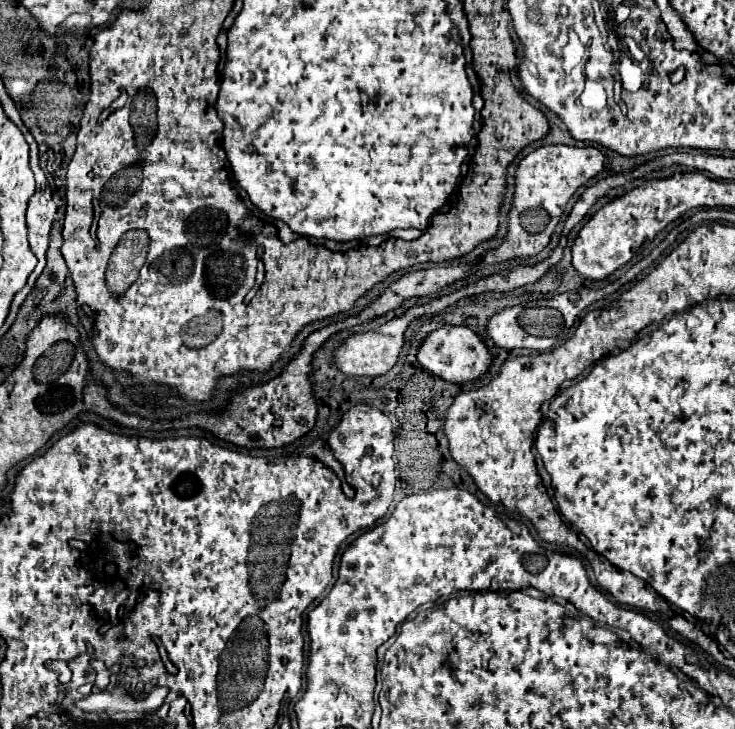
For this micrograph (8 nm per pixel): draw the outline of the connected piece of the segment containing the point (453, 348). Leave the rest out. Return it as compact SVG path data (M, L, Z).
M443 325L435 331L431 331L421 347L417 349L417 361L431 371L433 375L447 379L451 383L467 383L467 381L475 381L479 377L485 375L489 363L491 363L491 355L487 351L487 347L483 345L483 341L465 325Z

